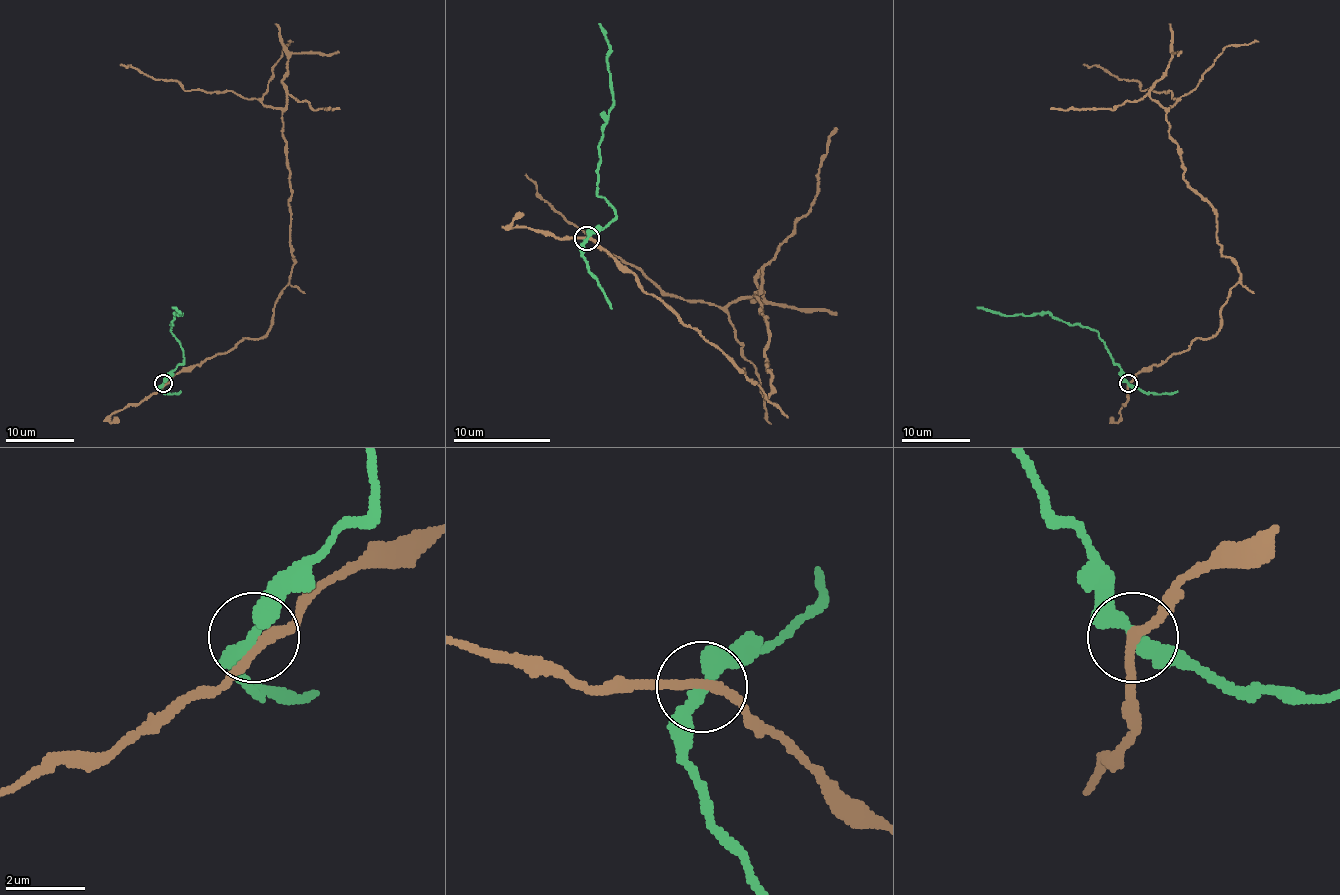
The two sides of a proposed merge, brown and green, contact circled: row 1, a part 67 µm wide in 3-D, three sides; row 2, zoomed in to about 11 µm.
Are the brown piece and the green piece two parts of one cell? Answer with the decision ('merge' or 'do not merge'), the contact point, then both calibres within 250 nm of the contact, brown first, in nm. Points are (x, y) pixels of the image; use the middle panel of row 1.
do not merge | (586, 238) | 240/320 nm

